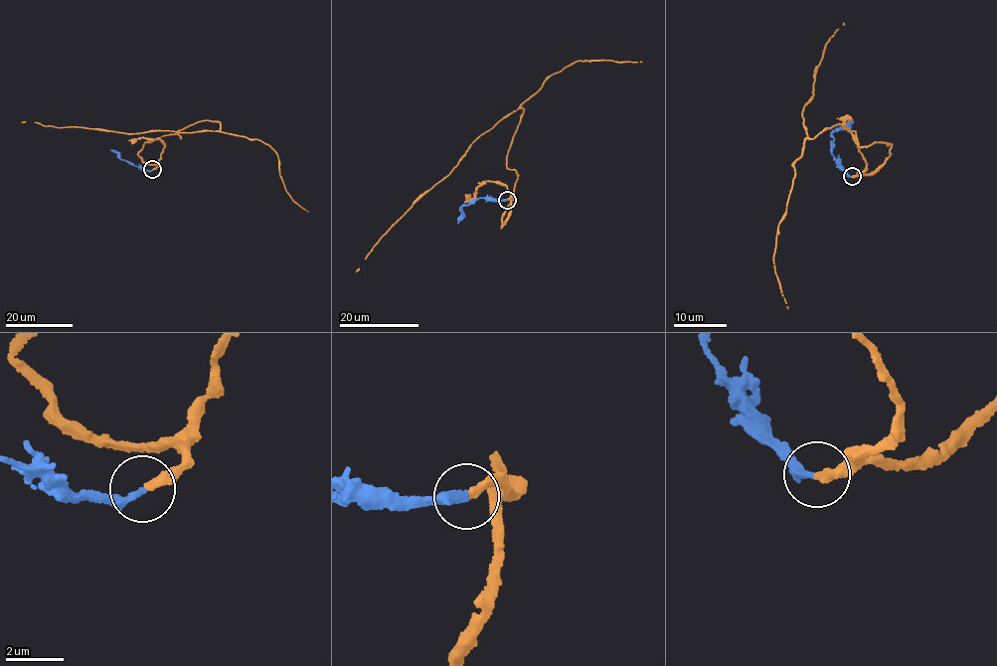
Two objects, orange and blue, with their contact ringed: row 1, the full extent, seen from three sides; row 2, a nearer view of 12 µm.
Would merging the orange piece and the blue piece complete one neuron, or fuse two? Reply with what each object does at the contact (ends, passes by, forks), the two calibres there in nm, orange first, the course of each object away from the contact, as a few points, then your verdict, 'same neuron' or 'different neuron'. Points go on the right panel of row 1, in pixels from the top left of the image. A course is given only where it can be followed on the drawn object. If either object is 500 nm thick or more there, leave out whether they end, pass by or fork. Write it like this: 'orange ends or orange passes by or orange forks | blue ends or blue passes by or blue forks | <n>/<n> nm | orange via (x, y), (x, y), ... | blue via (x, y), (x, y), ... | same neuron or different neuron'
orange ends | blue ends | 240/220 nm | orange via (852, 176), (874, 172), (892, 145), (861, 147), (840, 123), (810, 139), (801, 114), (824, 48), (843, 23) | blue via (852, 176), (844, 171), (831, 151), (833, 132), (854, 121) | same neuron

